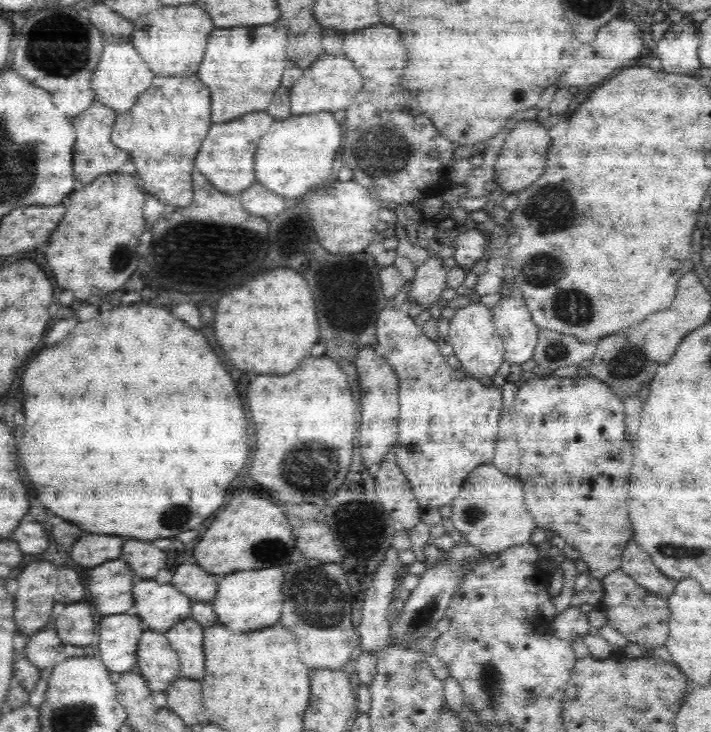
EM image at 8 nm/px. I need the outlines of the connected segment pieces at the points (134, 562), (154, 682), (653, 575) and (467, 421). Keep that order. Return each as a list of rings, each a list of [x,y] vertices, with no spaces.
[[[128,540],[124,544],[122,558],[140,578],[154,578],[166,566],[166,554],[150,542],[140,540]]]
[[[146,630],[140,636],[137,665],[154,693],[165,693],[181,676],[178,653],[169,645],[164,633],[154,630]]]
[[[630,540],[624,546],[620,569],[636,580],[640,587],[644,587],[648,593],[658,598],[669,601],[674,593],[676,582],[662,575],[659,568],[654,565],[651,555],[644,552],[644,549],[634,540]]]
[[[390,304],[380,310],[376,318],[376,349],[387,359],[399,380],[397,419],[398,442],[396,461],[412,487],[412,493],[422,510],[450,506],[460,494],[464,481],[478,466],[492,462],[497,441],[502,393],[488,381],[470,378],[462,370],[446,364],[446,358],[438,351],[438,345],[426,337],[407,310],[398,310]]]

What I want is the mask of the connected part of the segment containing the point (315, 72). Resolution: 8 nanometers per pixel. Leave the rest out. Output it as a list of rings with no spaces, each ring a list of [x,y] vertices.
[[[319,56],[304,72],[304,76],[292,86],[292,115],[312,114],[320,110],[344,110],[350,106],[356,92],[362,88],[362,76],[358,74],[356,66],[346,56]]]

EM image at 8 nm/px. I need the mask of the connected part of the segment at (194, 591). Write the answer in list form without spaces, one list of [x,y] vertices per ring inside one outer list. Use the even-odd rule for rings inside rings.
[[[182,564],[176,568],[172,584],[193,602],[212,602],[216,597],[219,582],[216,582],[216,576],[204,572],[196,564]]]

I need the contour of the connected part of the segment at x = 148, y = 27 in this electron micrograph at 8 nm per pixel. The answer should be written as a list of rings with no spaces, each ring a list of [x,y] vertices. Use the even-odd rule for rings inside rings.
[[[197,4],[166,6],[141,14],[134,23],[131,42],[158,77],[196,74],[204,58],[206,40],[214,30],[210,15]]]

